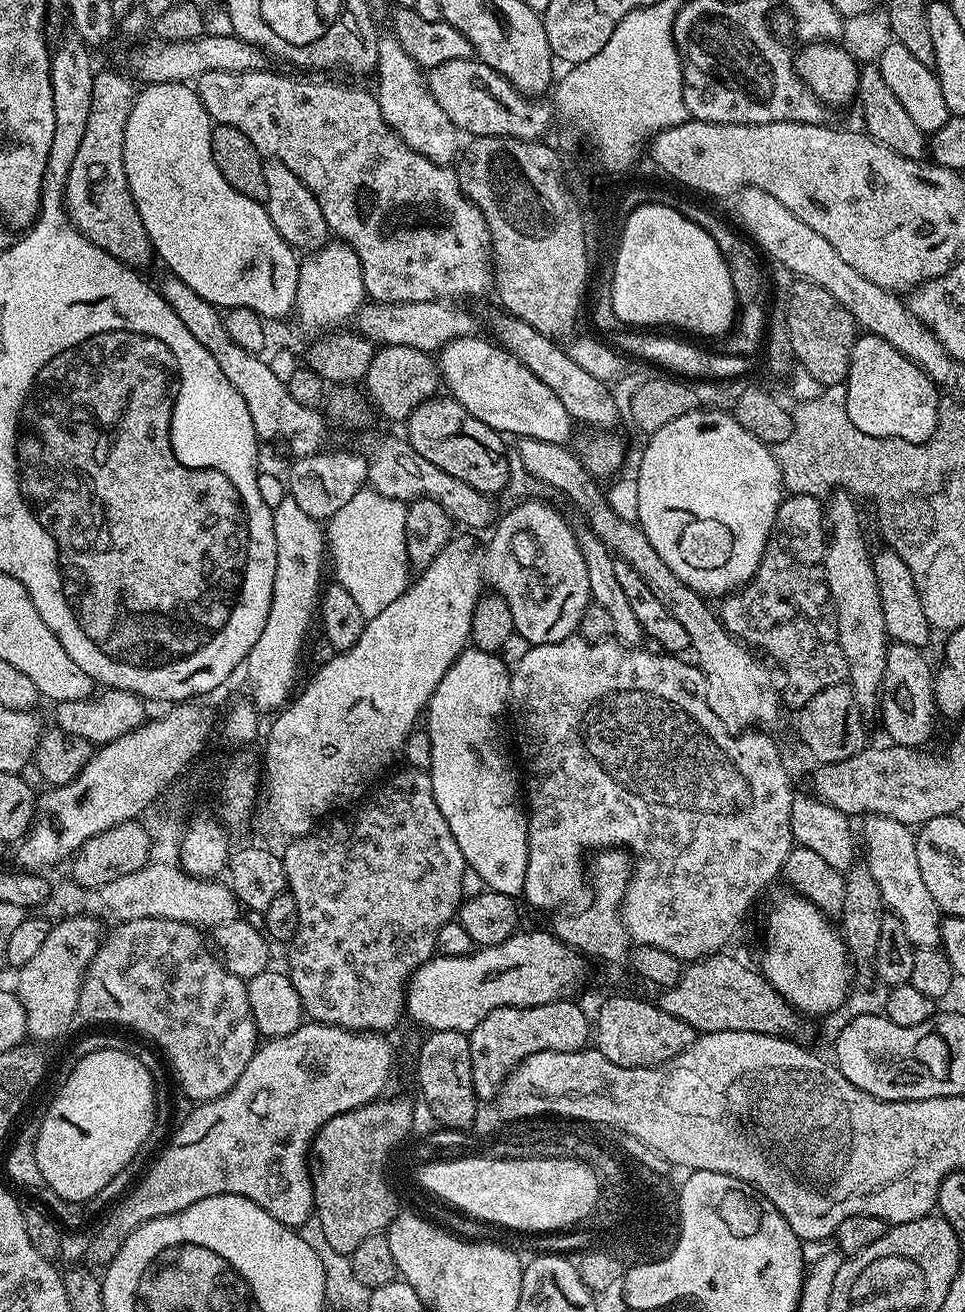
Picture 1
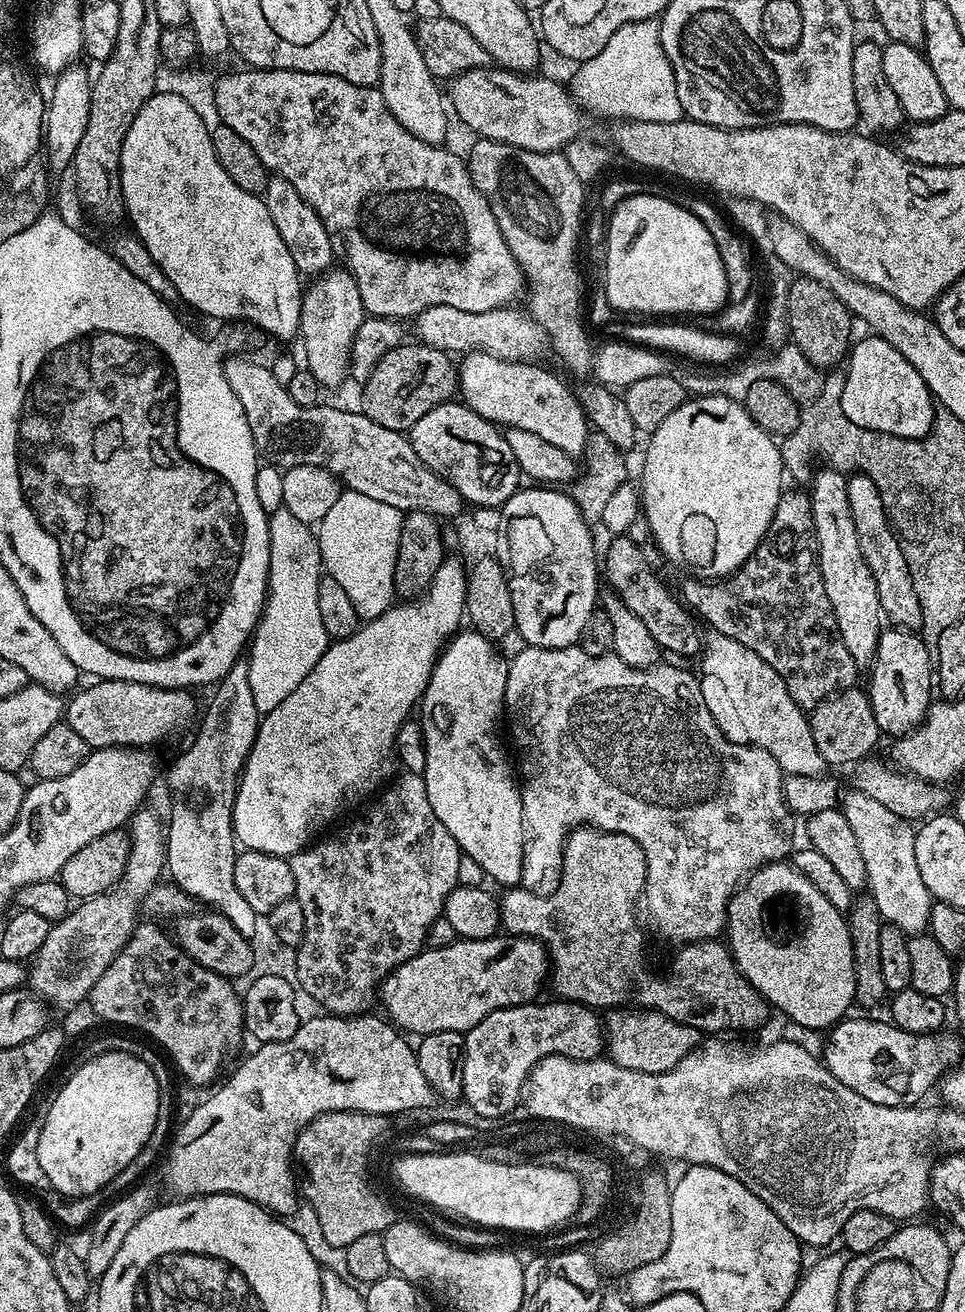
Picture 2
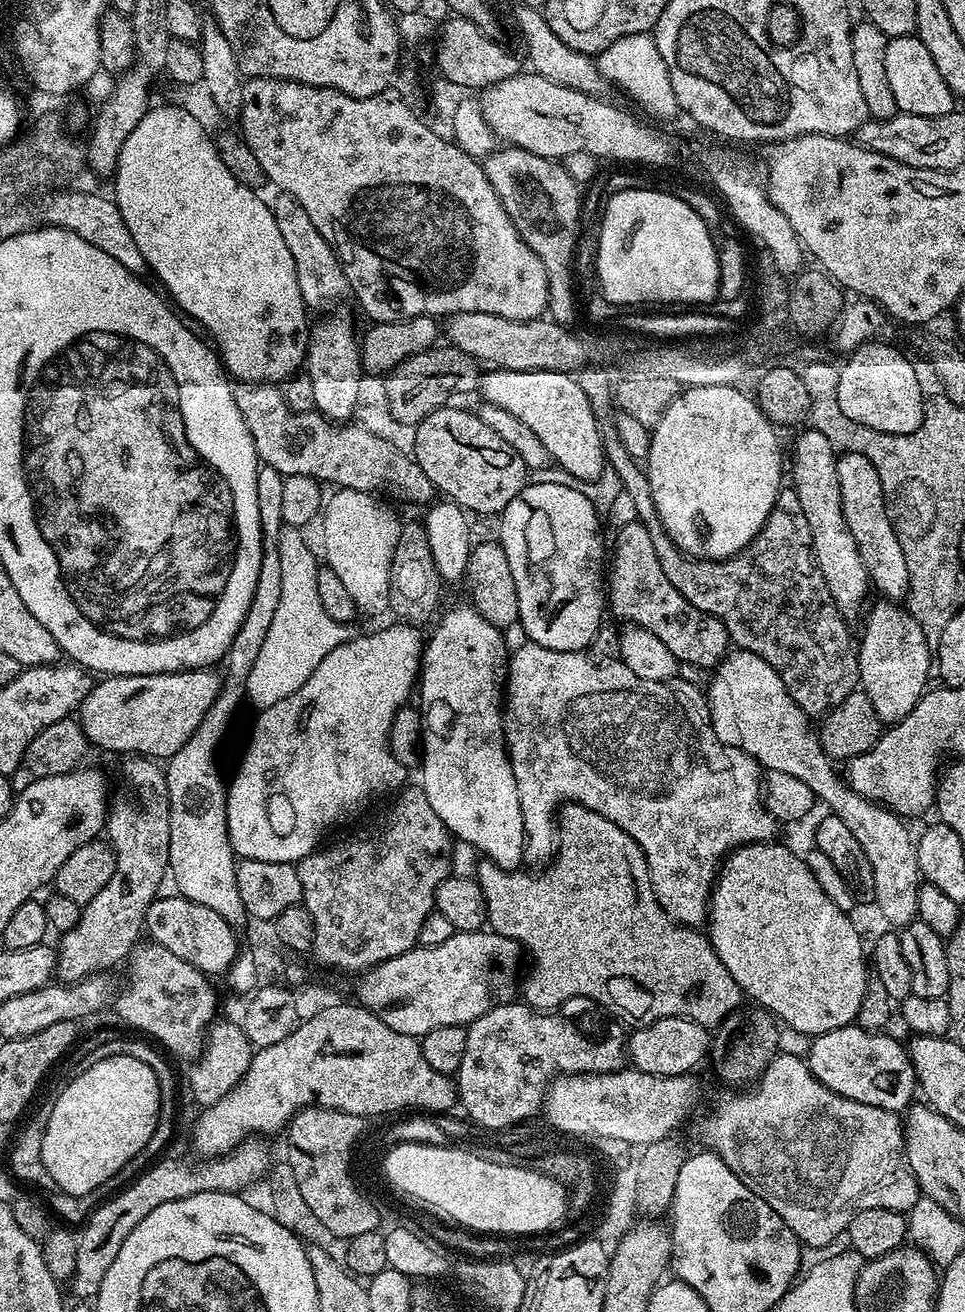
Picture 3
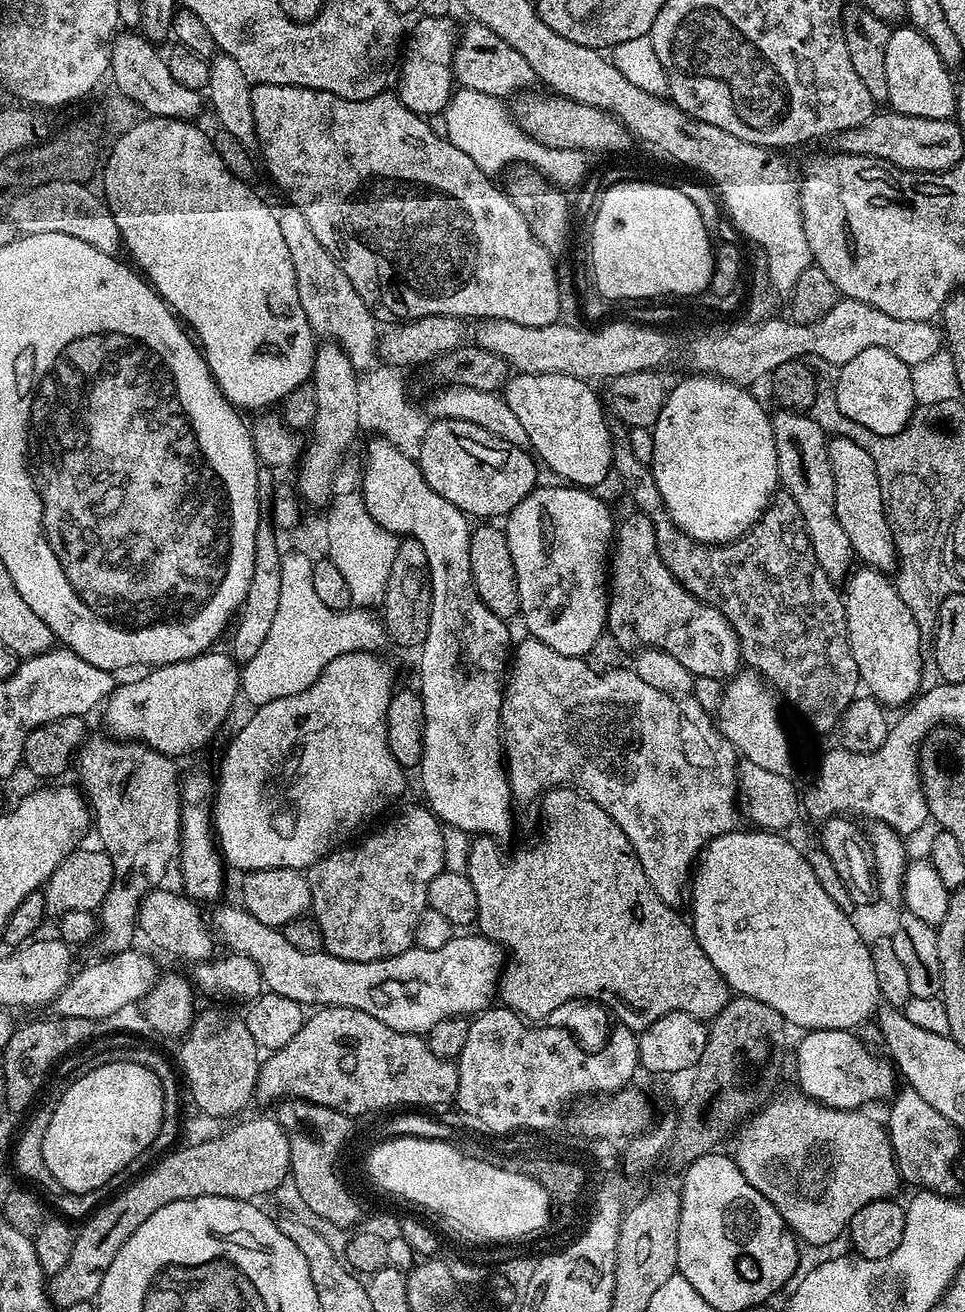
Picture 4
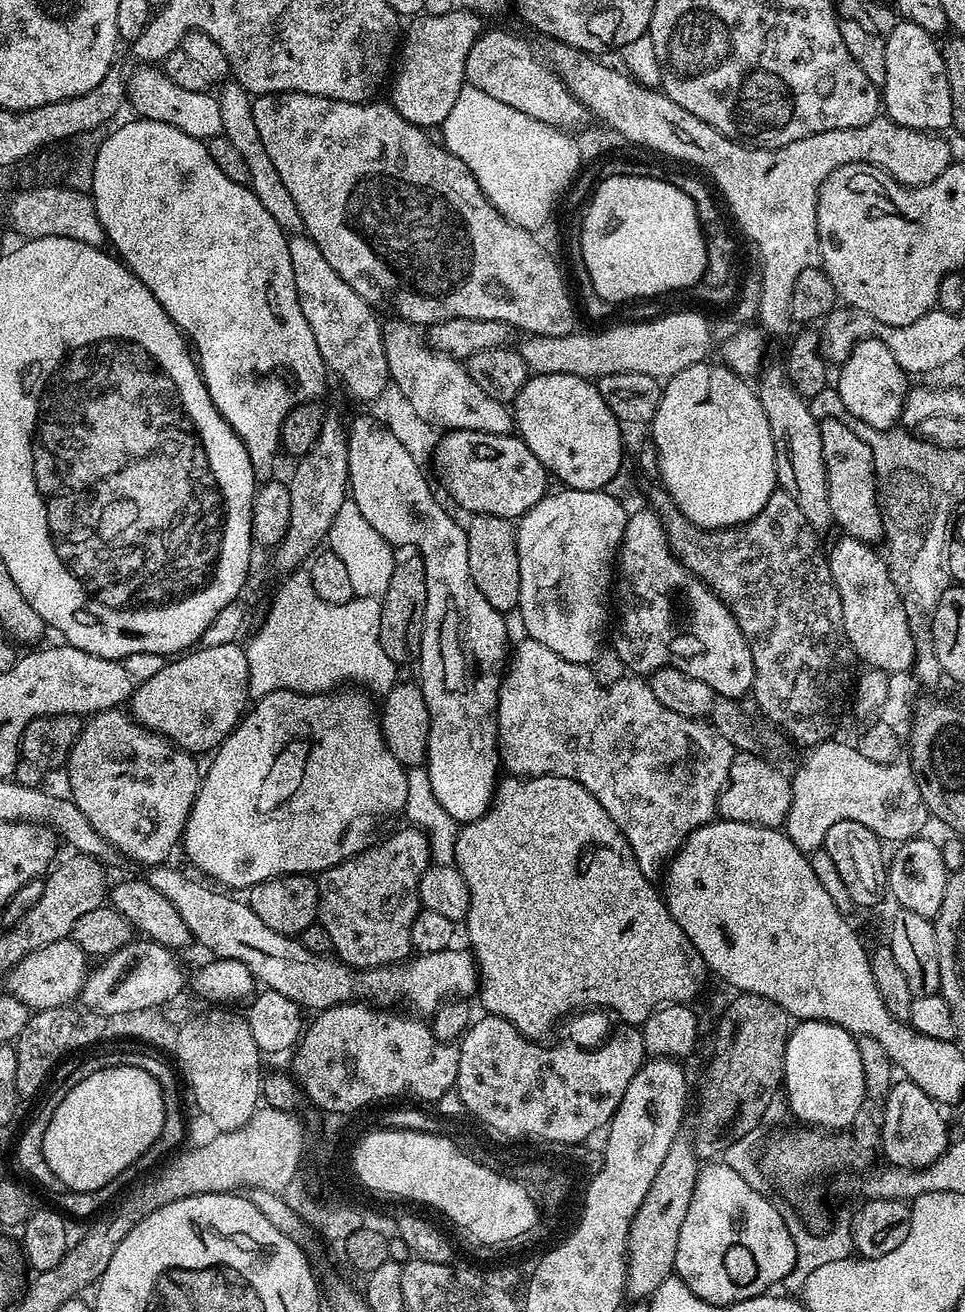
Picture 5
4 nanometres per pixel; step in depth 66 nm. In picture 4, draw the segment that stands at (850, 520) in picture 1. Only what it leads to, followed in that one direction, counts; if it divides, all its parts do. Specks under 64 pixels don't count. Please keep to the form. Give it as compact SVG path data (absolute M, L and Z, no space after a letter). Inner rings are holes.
M791 410L780 411L784 412L773 411L770 416L780 471L779 483L783 491L790 493L794 502L798 502L798 510L802 510L802 519L806 522L810 546L814 546L818 566L826 570L832 581L843 581L853 571L854 553L850 538L846 538L846 530L842 530L838 523L838 514L834 514L834 474L830 470L828 457L829 437L824 428L812 420L811 415Z

